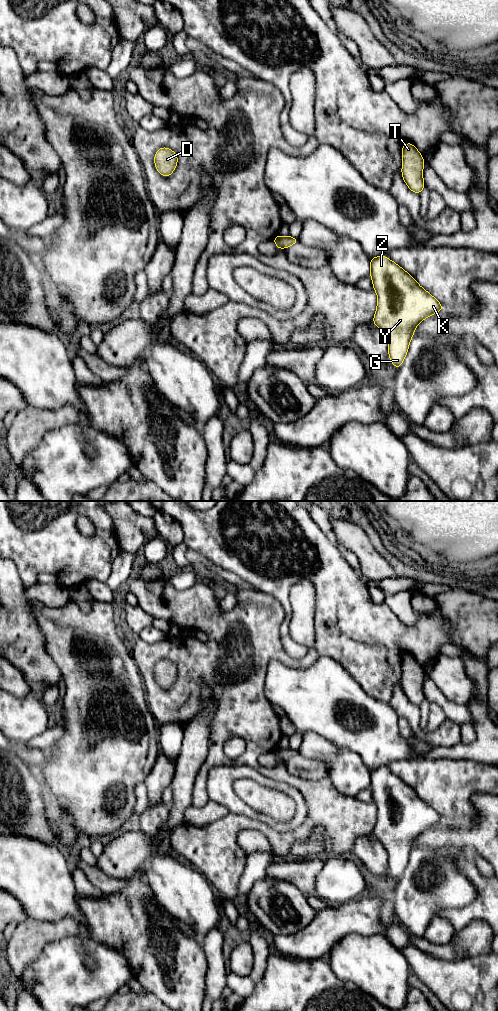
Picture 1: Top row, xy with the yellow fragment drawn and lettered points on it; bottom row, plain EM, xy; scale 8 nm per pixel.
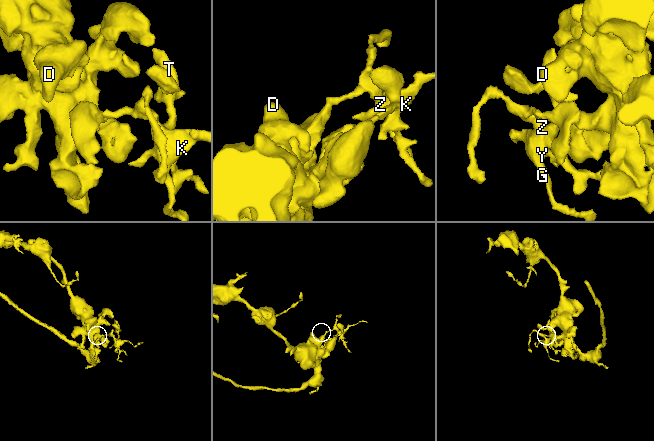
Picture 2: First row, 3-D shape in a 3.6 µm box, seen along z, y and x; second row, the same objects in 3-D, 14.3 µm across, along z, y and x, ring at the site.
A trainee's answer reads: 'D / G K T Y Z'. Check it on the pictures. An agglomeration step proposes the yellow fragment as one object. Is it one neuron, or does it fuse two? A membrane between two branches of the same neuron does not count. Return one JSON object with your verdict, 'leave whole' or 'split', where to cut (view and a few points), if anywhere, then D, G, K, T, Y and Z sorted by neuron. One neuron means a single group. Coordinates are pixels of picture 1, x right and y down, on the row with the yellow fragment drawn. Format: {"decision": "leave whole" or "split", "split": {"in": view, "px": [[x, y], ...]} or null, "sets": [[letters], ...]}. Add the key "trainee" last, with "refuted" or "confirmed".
{"decision": "split", "split": {"in": "xy", "px": [[274, 238], [283, 247]]}, "sets": [["D"], ["G", "K", "T", "Y", "Z"]], "trainee": "confirmed"}

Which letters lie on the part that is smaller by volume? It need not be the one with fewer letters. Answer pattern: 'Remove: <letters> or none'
Remove: G, K, T, Y, Z

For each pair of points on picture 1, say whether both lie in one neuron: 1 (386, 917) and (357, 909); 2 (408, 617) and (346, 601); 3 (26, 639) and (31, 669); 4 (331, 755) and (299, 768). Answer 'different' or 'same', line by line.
1: different
2: different
3: same
4: different

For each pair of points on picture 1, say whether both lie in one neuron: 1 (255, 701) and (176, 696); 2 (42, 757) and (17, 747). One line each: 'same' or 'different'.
1: same
2: same

